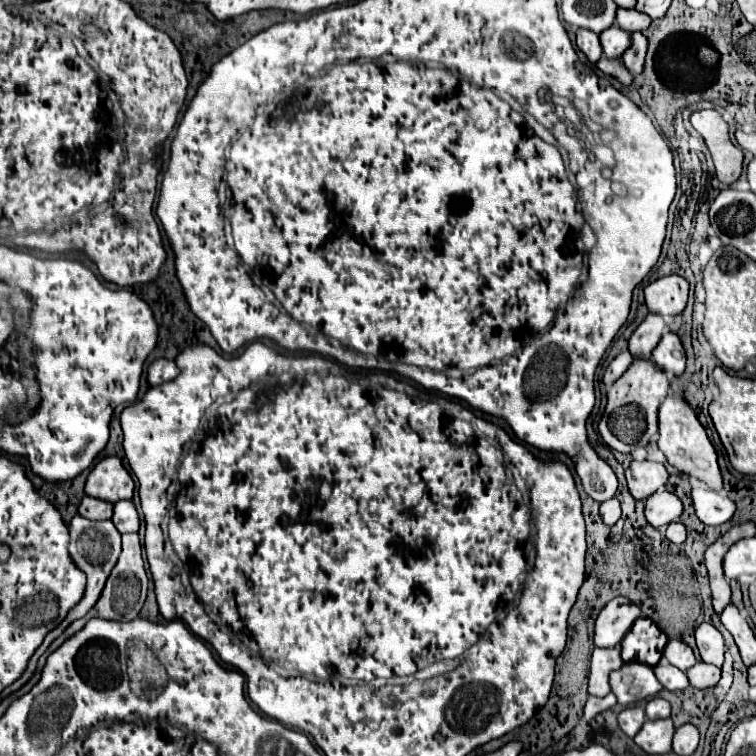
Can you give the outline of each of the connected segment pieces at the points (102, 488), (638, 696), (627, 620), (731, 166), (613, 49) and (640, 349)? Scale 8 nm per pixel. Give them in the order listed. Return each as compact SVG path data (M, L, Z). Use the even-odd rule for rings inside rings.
M103 457L89 473L85 493L103 501L117 503L133 497L133 479L119 457Z
M625 663L621 669L611 673L611 691L621 705L631 705L657 695L663 685L657 681L653 669L643 663Z
M627 597L611 599L599 613L595 621L595 647L615 647L621 643L631 625L639 619L641 609Z
M715 109L695 111L691 115L691 125L705 139L705 145L711 151L717 179L725 185L731 185L739 179L743 169L743 153L729 139L729 125Z
M617 25L605 29L599 35L599 39L601 39L601 47L603 47L605 57L617 57L619 59L623 55L623 51L631 45L631 35Z
M649 313L647 319L635 329L635 333L629 339L629 353L633 359L649 359L651 351L663 337L663 317Z

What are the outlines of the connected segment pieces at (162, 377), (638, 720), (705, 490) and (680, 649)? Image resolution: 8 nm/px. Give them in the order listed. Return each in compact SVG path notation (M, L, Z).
M155 359L155 361L149 365L147 373L149 373L147 379L149 379L151 385L161 385L161 383L165 383L165 381L175 379L177 373L179 373L179 369L177 369L177 365L175 365L173 361L169 361L169 359Z
M643 705L627 707L627 709L623 709L619 713L619 727L629 737L635 737L635 733L643 727L643 723L645 723L645 709L643 709Z
M691 479L691 485L695 513L705 525L721 525L733 517L735 503L725 493L709 491L709 487L697 479Z
M669 641L663 655L669 659L671 665L679 667L681 671L687 671L687 669L691 669L695 665L693 649L683 641Z

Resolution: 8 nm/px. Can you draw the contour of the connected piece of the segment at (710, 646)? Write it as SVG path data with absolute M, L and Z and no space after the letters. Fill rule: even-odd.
M701 623L695 631L695 639L697 639L697 649L701 653L701 659L705 663L721 667L723 665L723 653L725 653L723 635L711 623Z

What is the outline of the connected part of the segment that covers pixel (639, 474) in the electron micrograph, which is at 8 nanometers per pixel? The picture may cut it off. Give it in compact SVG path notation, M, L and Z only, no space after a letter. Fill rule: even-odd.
M643 461L643 463L631 463L631 467L625 471L625 477L631 495L637 501L643 501L649 495L653 495L659 487L663 487L669 475L661 463Z

